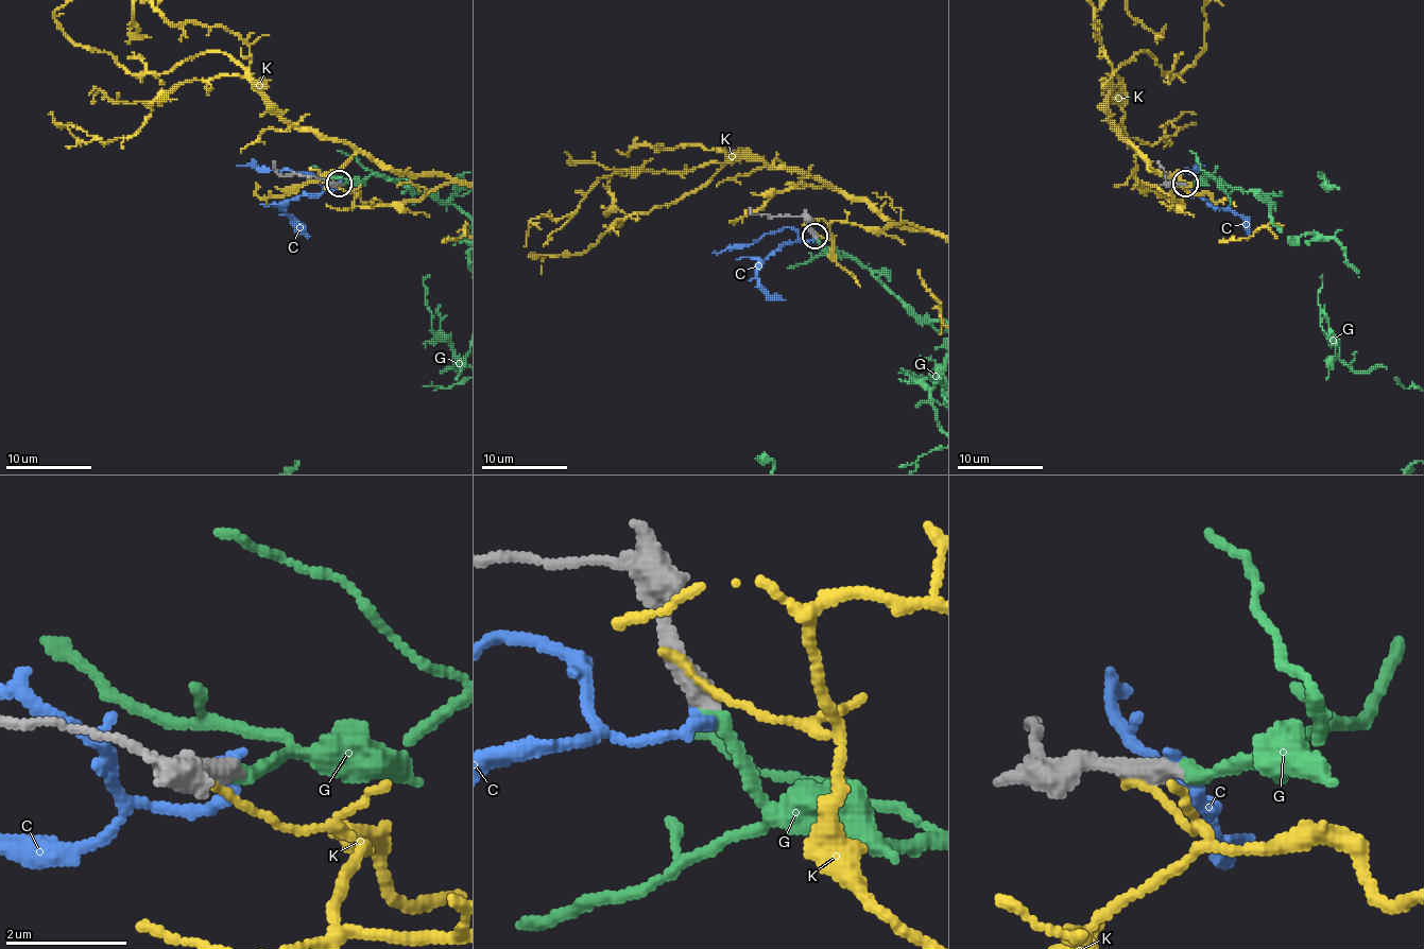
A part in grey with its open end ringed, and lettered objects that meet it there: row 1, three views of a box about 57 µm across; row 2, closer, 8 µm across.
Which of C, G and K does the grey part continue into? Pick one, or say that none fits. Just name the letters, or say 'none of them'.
G

